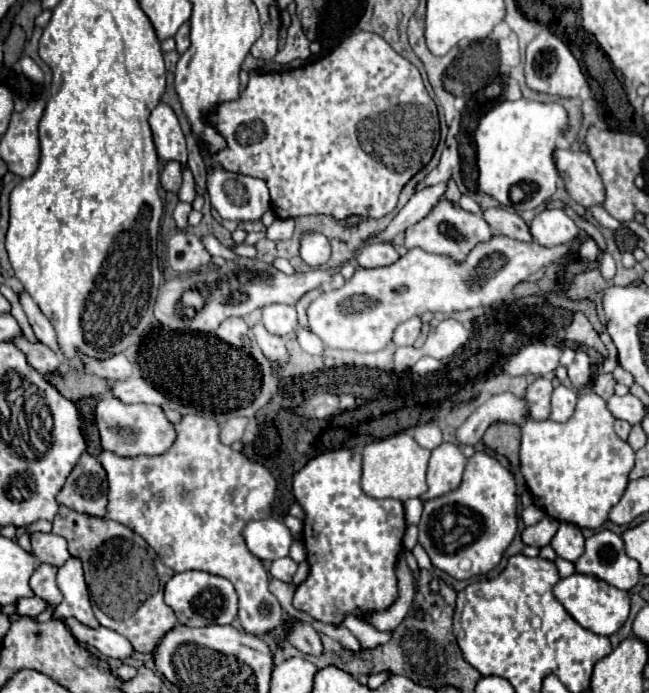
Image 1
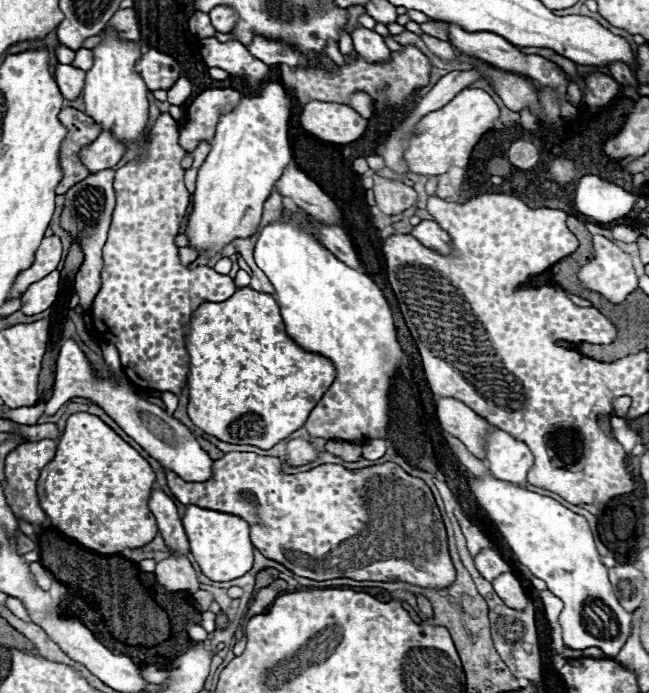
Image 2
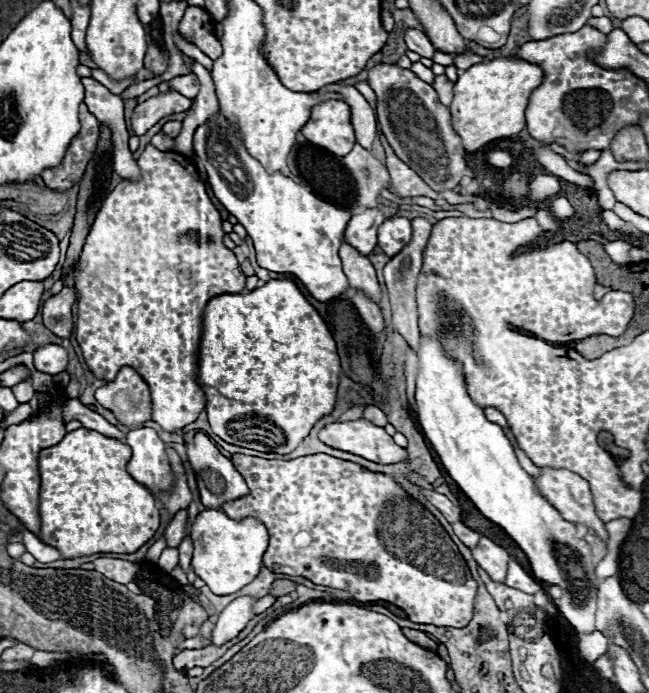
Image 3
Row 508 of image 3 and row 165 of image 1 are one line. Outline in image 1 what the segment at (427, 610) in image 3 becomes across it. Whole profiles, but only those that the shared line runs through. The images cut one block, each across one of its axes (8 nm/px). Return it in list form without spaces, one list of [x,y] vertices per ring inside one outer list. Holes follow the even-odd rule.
[[[354,32],[340,46],[336,46],[328,56],[314,60],[310,64],[304,64],[296,70],[270,72],[270,74],[260,74],[260,72],[252,70],[250,82],[248,82],[246,90],[242,92],[242,96],[234,102],[222,104],[218,108],[218,112],[214,114],[212,122],[222,132],[222,136],[228,140],[228,148],[222,150],[220,154],[216,154],[212,160],[228,172],[262,178],[268,184],[268,190],[272,196],[272,210],[278,218],[296,218],[296,216],[306,216],[306,214],[324,214],[334,220],[340,220],[340,222],[344,222],[352,216],[382,218],[396,208],[400,192],[408,184],[408,180],[412,176],[416,176],[434,156],[434,138],[436,138],[436,146],[440,142],[438,110],[436,110],[434,100],[428,96],[428,92],[424,88],[420,70],[412,62],[408,62],[404,56],[400,56],[396,50],[392,50],[392,46],[382,36],[372,34],[372,32]]]

